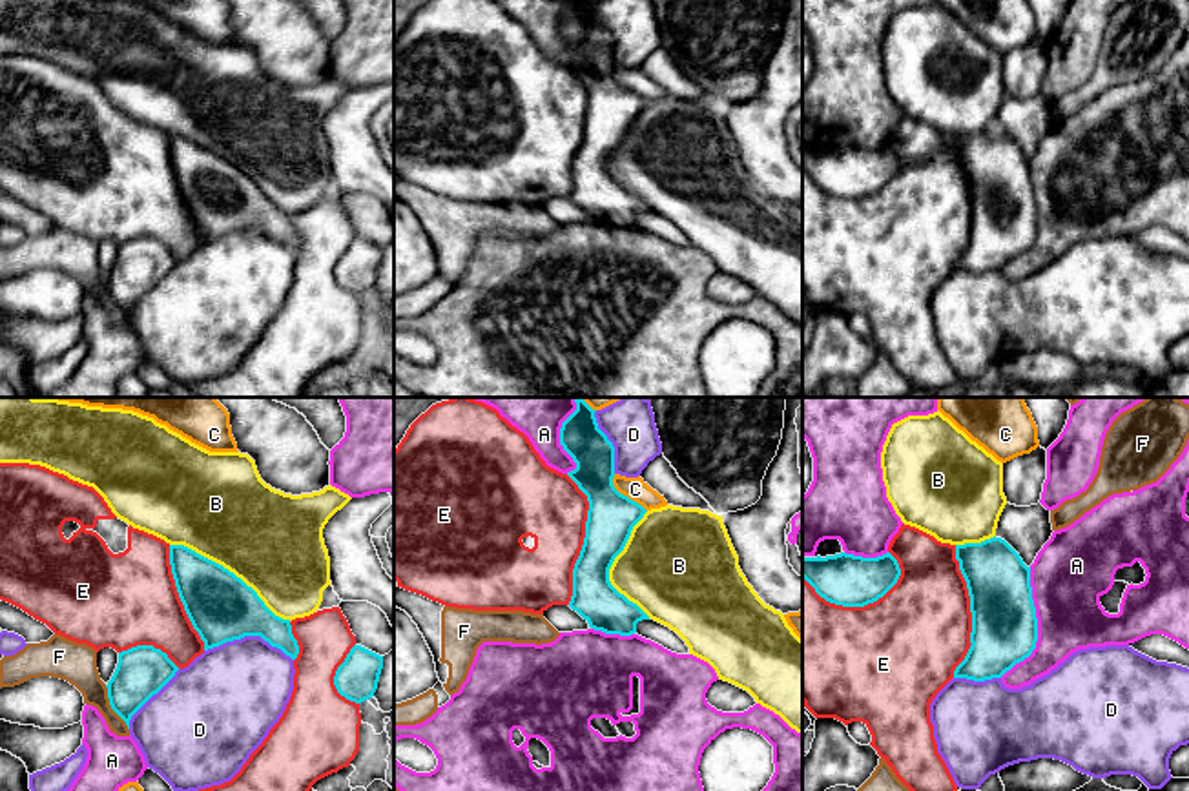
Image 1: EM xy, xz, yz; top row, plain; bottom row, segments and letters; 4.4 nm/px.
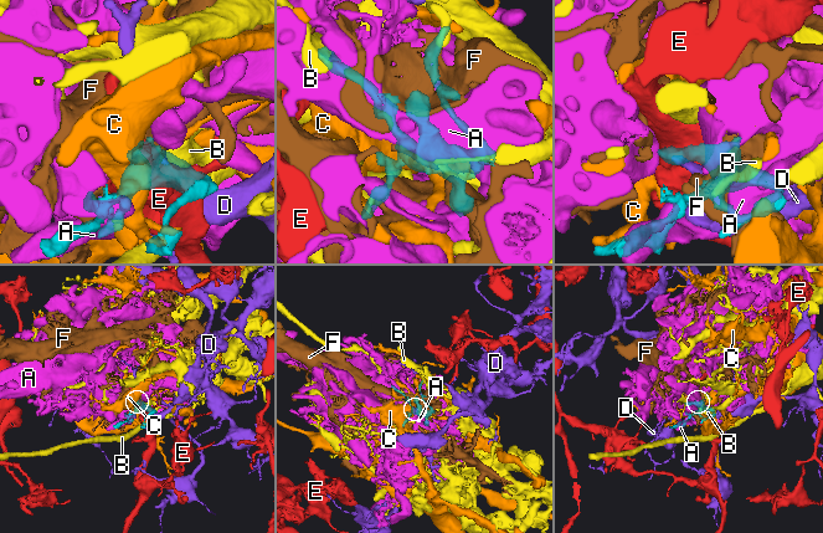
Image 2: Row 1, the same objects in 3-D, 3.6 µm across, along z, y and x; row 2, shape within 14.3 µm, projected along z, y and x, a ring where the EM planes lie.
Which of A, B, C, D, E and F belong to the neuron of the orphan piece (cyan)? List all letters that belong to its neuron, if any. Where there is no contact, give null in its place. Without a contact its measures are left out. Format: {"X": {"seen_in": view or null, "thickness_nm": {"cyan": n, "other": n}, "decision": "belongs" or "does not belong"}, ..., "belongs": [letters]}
{"A": {"seen_in": "yz", "thickness_nm": {"cyan": 280, "other": 320}, "decision": "does not belong"}, "B": {"seen_in": "xy", "thickness_nm": {"cyan": 300, "other": 440}, "decision": "belongs"}, "C": {"seen_in": "xz", "thickness_nm": {"cyan": 220, "other": 100}, "decision": "does not belong"}, "D": {"seen_in": "xy", "thickness_nm": {"cyan": 300, "other": 420}, "decision": "does not belong"}, "E": {"seen_in": "yz", "thickness_nm": {"cyan": 280, "other": 440}, "decision": "does not belong"}, "F": {"seen_in": "xy", "thickness_nm": {"cyan": 220, "other": 180}, "decision": "does not belong"}, "belongs": ["B"]}

